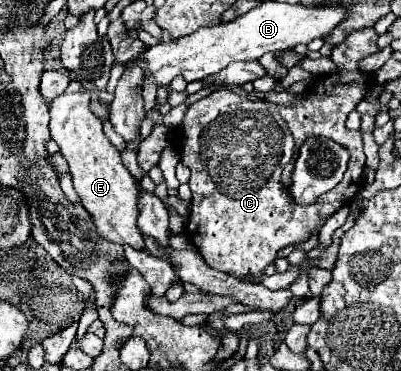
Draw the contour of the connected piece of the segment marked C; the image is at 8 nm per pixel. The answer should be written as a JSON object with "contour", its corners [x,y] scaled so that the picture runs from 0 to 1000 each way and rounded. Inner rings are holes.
{"contour":[[[933,78],[883,84],[878,94],[868,94],[858,116],[838,121],[823,159],[848,181],[848,191],[838,202],[788,208],[783,232],[748,253],[753,256],[748,283],[703,288],[648,267],[594,261],[564,240],[539,240],[529,256],[489,272],[464,294],[459,326],[434,348],[444,369],[439,402],[449,412],[449,439],[479,461],[479,477],[469,488],[479,509],[479,558],[474,558],[464,639],[489,660],[489,671],[499,677],[499,687],[524,720],[539,720],[613,763],[638,763],[648,747],[658,747],[658,720],[683,709],[708,666],[738,650],[763,650],[783,623],[798,617],[798,606],[828,574],[868,553],[878,531],[888,531],[888,520],[903,509],[903,450],[913,442],[913,420],[903,407],[903,364],[898,353],[868,353],[858,332],[868,305],[883,299],[888,278],[903,272],[908,251],[918,245],[913,229],[923,229],[923,208],[893,191],[893,164],[943,137],[938,105],[943,94]],[[791,358],[868,402],[873,412],[868,456],[858,466],[858,482],[828,515],[808,520],[788,547],[743,553],[733,547],[718,515],[728,499],[733,439],[753,385],[768,367]]]}

